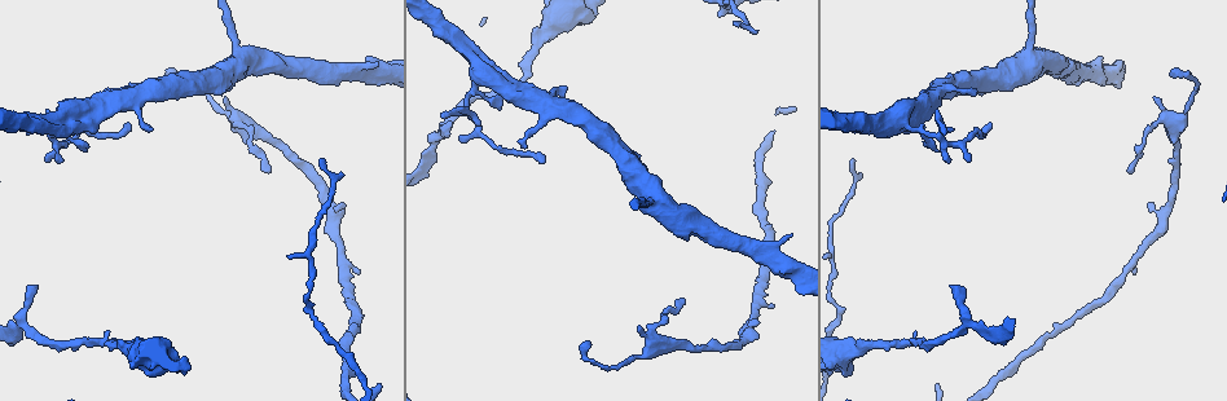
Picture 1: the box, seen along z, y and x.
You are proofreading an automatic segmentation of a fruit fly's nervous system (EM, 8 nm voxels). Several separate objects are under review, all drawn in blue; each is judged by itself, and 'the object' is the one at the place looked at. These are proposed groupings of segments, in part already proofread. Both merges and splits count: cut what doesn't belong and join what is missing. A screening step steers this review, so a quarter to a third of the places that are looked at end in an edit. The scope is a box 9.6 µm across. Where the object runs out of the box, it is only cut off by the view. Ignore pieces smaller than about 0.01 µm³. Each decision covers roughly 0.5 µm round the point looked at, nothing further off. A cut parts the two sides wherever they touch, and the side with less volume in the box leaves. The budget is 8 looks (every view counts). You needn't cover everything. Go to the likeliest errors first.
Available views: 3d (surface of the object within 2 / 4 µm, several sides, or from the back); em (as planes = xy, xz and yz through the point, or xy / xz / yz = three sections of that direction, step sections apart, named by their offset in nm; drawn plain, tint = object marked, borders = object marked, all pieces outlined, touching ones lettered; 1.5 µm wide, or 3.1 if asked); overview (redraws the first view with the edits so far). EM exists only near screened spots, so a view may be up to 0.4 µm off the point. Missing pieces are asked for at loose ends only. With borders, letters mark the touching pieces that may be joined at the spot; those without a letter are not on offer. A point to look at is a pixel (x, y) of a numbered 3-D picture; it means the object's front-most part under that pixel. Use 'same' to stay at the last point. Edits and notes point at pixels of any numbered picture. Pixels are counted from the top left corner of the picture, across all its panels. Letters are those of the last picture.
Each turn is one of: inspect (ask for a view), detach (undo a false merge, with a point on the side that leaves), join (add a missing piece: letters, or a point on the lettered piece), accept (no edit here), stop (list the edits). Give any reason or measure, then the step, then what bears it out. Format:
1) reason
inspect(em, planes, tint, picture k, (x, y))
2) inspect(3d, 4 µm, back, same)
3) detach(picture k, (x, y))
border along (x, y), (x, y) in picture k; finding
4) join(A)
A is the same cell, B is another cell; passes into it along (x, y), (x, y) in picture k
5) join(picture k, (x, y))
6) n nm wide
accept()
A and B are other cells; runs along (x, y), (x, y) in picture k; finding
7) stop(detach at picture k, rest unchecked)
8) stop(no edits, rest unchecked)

branch stops here
inspect(3d, 4 µm, picture 1, (37, 285))

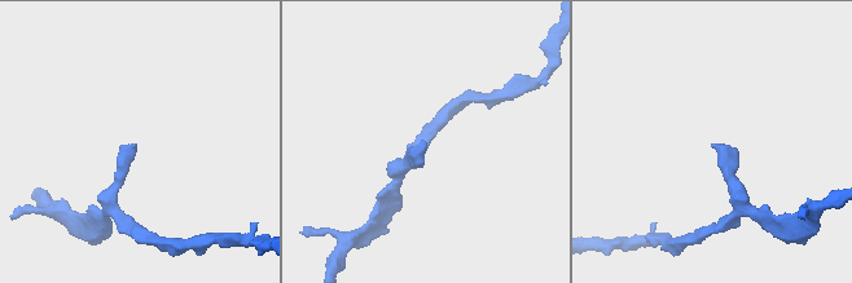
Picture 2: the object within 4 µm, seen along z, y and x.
inspect(em, planes, borders, picture 2, (136, 143))

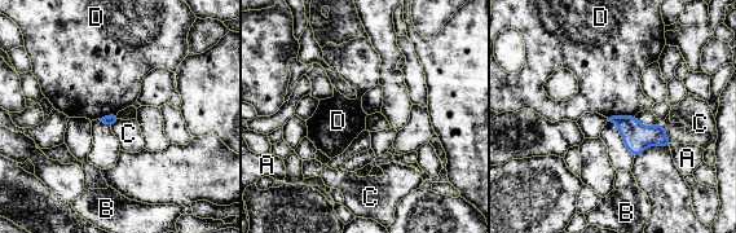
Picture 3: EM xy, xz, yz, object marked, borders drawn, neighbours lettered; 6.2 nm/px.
accept()
A, B, C and D are other cells; border along (634, 115), (612, 115), (608, 119) in picture 3; none of them fits

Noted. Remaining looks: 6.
branch point
inspect(em, planes, borders, picture 1, (938, 136))

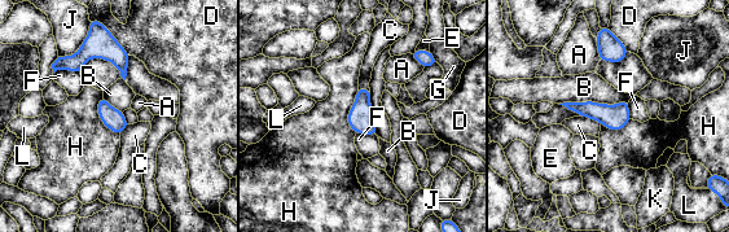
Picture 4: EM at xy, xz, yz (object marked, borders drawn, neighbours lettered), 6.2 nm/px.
accept()
A, B, C, D, E, F, G, H, J, K and L are other cells; border along (627, 101), (560, 104) in picture 4; one neuron here

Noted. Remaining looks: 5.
tapers out
inspect(3d, 2 µm, back, picture 1, (1171, 73))

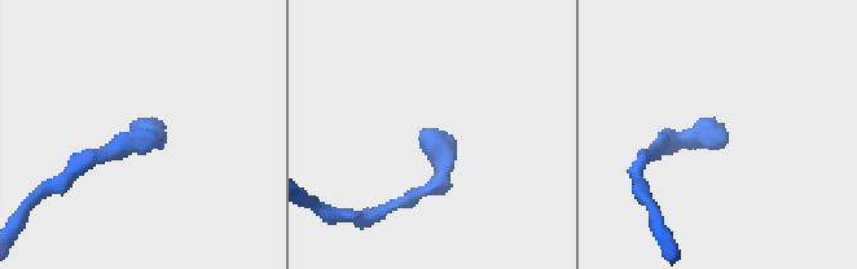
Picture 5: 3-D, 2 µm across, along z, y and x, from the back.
inspect(em, planes, borders, picture 5, (420, 138))

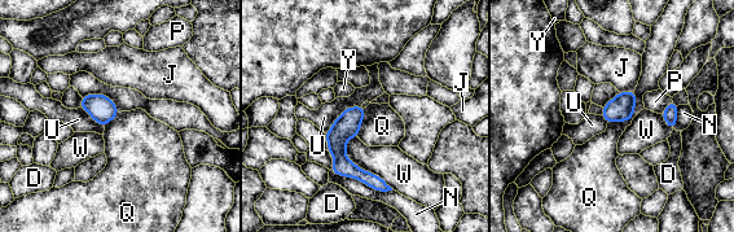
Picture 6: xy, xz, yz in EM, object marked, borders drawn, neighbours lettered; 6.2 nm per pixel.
160 nm wide
accept()
D, J, N, P, Q, U, W and Y are other cells; runs along (350, 110), (339, 157), (385, 188) in picture 6; none of them fits

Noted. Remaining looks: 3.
stop(no edits, rest unchecked)

